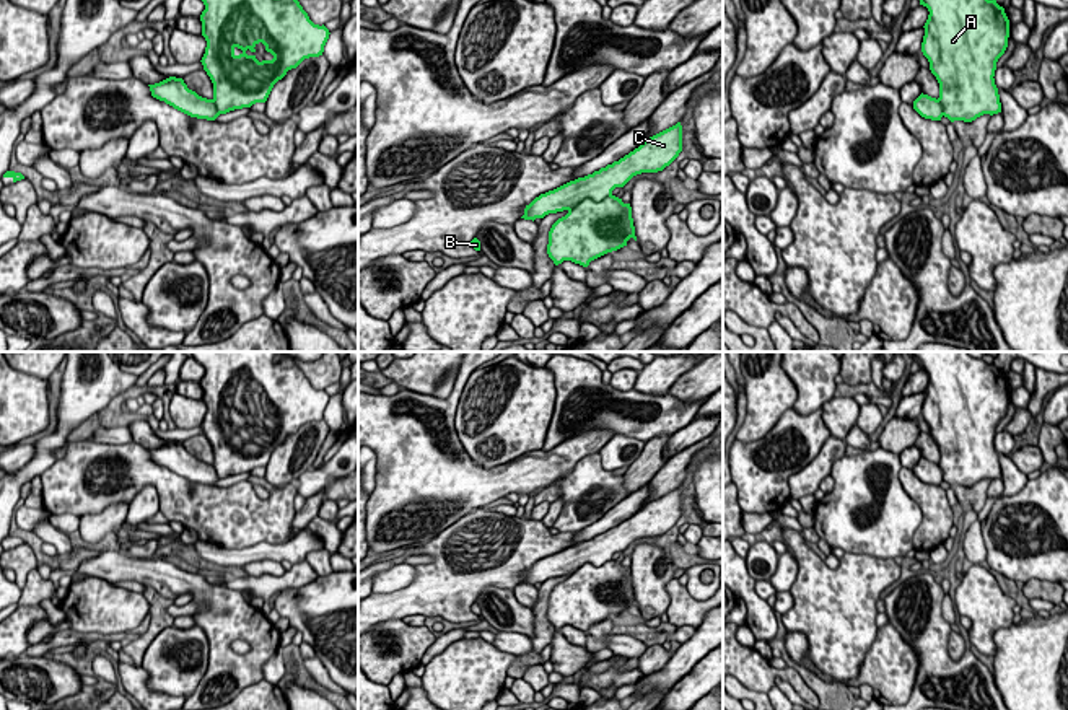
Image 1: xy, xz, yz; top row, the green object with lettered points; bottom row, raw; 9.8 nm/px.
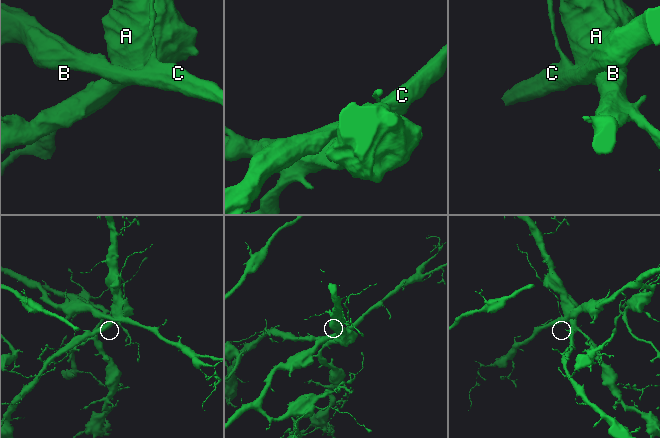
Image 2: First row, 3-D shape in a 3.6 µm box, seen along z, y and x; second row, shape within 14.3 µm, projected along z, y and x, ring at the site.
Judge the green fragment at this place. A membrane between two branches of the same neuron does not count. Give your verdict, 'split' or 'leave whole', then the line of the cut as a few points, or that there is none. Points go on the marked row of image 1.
split; cut in xz along (611, 194), (599, 201), (582, 199), (569, 212)

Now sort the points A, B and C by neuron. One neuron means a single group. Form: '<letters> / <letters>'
A / B C

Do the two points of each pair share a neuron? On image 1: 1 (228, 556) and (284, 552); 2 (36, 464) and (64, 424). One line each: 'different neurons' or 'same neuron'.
1: same neuron
2: same neuron

